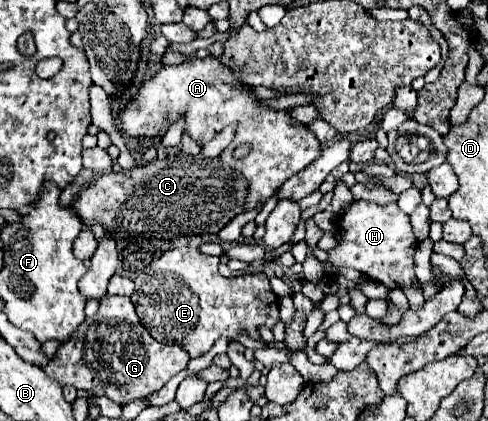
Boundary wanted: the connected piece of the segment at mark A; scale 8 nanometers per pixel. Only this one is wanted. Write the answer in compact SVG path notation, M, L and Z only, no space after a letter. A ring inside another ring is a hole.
M184 54L180 64L164 64L152 80L144 82L138 88L138 94L118 110L118 118L120 130L140 138L164 136L174 122L184 120L184 134L200 146L208 144L228 124L236 124L236 138L220 154L220 162L238 170L246 178L248 192L244 212L250 212L272 198L288 178L310 166L310 162L318 158L322 144L318 144L318 138L310 134L306 126L294 122L288 110L264 106L254 94L254 88L240 82L238 74L242 74L242 70L230 70L220 58L196 58ZM244 142L252 144L250 154L242 160L232 158L232 150Z

